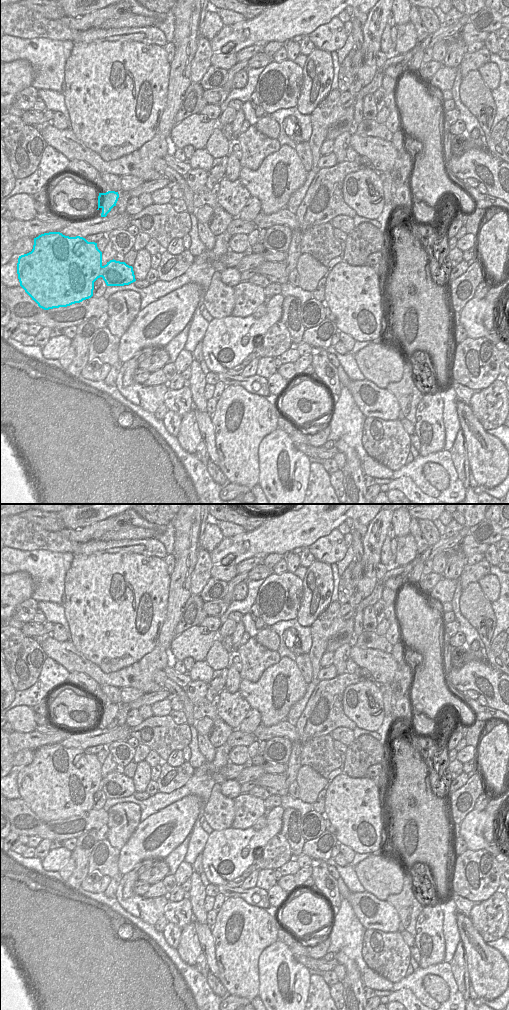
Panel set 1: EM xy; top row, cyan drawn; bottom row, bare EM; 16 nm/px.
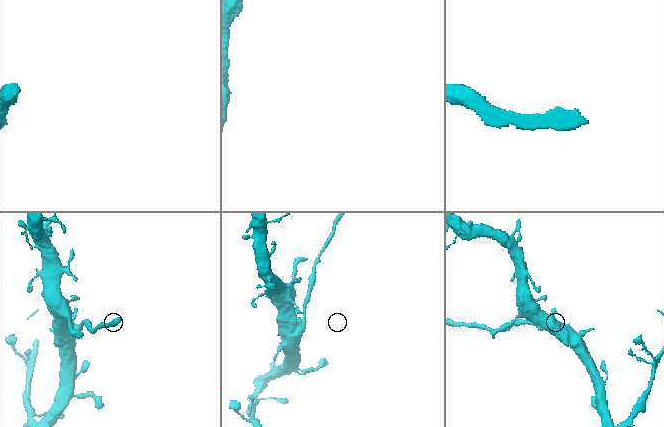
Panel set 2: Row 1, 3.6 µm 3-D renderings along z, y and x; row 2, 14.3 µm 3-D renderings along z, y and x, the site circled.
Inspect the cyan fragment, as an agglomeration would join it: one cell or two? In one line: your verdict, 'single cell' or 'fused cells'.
fused cells

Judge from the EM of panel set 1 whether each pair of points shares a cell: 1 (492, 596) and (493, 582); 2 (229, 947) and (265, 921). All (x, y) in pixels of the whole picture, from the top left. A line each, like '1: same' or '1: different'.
1: same
2: same

